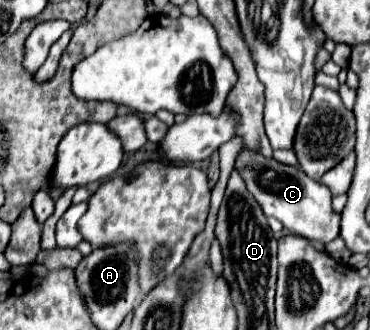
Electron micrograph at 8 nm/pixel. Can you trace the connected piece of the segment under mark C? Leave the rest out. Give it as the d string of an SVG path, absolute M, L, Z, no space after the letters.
M242 151L236 157L236 169L244 177L248 191L256 197L264 215L282 221L282 225L292 235L300 235L322 245L334 241L340 235L340 213L332 209L330 189L304 175L302 169L286 167L274 159L264 159L256 151Z

